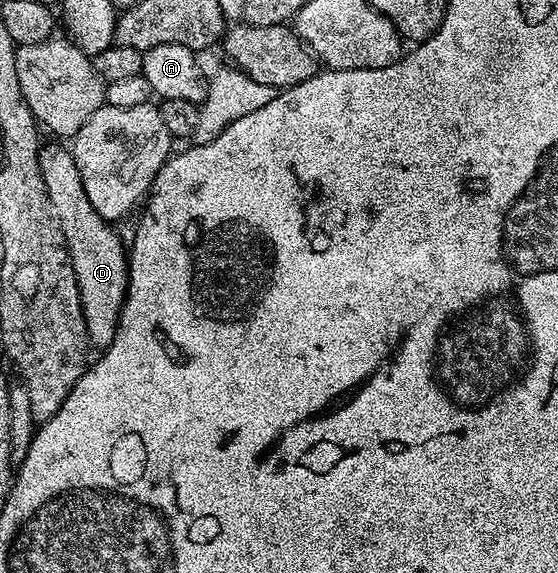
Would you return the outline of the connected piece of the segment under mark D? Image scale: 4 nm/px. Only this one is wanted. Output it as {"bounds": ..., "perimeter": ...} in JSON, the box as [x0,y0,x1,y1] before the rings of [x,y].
{"bounds":[39,141,129,348],"perimeter":[[[49,141],[42,145],[39,152],[39,172],[43,176],[55,220],[59,220],[63,228],[69,259],[75,268],[89,341],[94,347],[104,348],[112,344],[121,325],[121,309],[125,303],[125,290],[129,286],[127,246],[121,243],[120,236],[113,231],[114,227],[99,216],[95,208],[91,208],[91,200],[87,200],[72,149],[65,147],[64,150],[60,141]]]}

